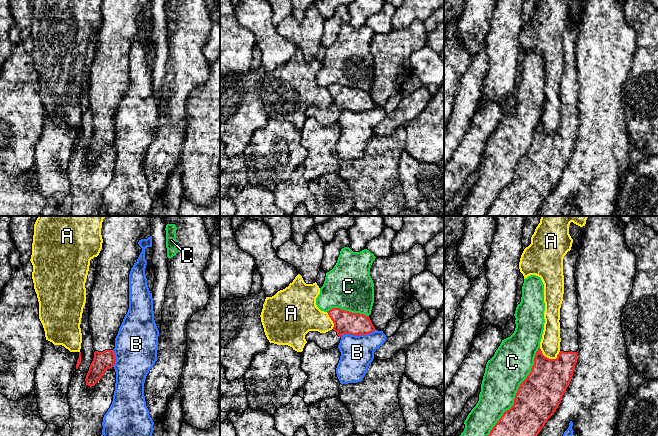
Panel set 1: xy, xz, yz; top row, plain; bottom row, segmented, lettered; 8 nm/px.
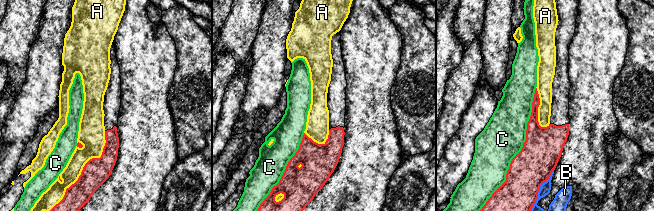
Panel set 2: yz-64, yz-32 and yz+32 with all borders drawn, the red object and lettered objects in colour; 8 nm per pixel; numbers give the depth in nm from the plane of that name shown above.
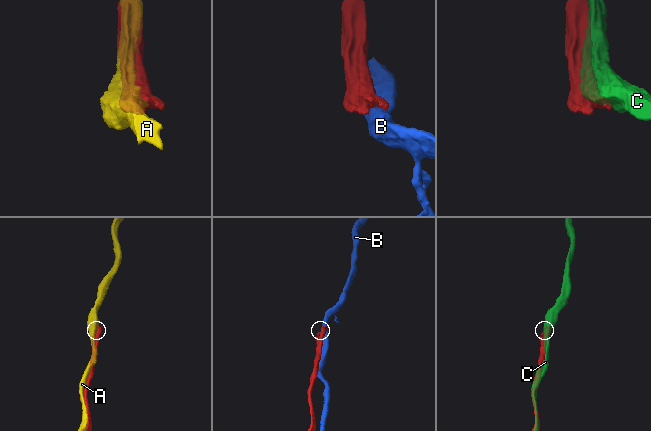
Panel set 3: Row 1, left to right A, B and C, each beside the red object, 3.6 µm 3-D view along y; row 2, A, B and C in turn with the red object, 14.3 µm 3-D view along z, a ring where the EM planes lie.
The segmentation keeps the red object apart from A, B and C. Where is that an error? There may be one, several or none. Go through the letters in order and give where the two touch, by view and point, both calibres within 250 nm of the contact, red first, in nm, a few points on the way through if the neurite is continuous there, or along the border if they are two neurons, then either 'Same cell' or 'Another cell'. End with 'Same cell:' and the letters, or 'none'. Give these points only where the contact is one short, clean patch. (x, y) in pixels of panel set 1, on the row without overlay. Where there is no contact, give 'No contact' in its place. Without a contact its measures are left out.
A: Touches red at yz (548, 134). Thickness 320 nm (red) against 160 nm. Another cell
B: Touches red at xz (358, 111). Thickness 190 nm (red) against 280 nm. Another cell
C: Touches red at yz (516, 169). Thickness 360 nm (red) against 320 nm. Another cell
Same cell: none

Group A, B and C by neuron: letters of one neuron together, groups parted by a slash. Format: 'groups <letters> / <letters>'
groups A / B / C

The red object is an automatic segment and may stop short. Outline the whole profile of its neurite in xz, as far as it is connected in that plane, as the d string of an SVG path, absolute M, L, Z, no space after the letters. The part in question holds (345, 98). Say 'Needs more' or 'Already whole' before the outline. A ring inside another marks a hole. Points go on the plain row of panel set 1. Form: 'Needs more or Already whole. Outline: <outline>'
Needs more. Outline: M332 84L327 89L334 99L333 105L326 109L309 107L305 111L307 118L314 117L323 126L338 123L341 112L344 110L359 112L376 107L369 92L352 89L340 84Z

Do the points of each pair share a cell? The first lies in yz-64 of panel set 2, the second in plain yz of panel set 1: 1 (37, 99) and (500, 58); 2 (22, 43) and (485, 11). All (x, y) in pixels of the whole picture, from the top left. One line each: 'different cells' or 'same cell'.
1: same cell
2: same cell

